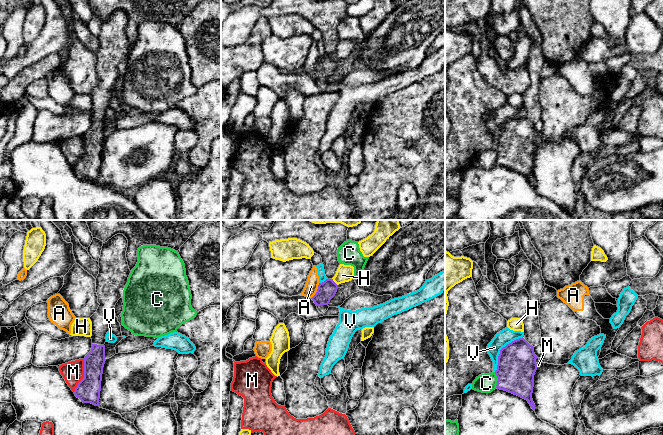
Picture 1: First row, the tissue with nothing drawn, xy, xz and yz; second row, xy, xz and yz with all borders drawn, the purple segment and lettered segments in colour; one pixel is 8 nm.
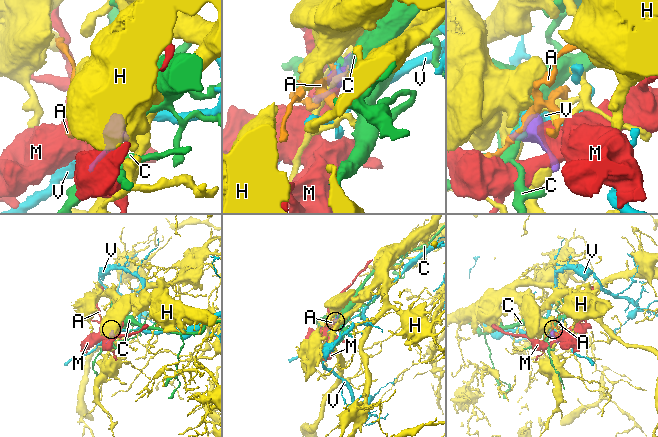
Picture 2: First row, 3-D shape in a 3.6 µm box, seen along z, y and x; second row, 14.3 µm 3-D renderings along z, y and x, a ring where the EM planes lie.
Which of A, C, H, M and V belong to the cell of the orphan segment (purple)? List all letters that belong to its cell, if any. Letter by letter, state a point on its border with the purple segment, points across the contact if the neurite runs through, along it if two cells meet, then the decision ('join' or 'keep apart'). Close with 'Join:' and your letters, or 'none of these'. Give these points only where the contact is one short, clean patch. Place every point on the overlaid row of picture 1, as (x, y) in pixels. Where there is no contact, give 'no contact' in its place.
A: meets purple in xz at (317, 291); border along xz (319, 283), (316, 293), (311, 298); keep apart
C: meets purple in yz at (498, 380); border along yz (494, 372), (497, 378), (496, 387); keep apart
H: meets purple in xz at (334, 282); keep apart
M: meets purple in xy at (84, 375); keep apart
V: meets purple in yz at (500, 350); border along yz (522, 336), (507, 343), (500, 350), (497, 368), (494, 371); keep apart
Join: none of these

